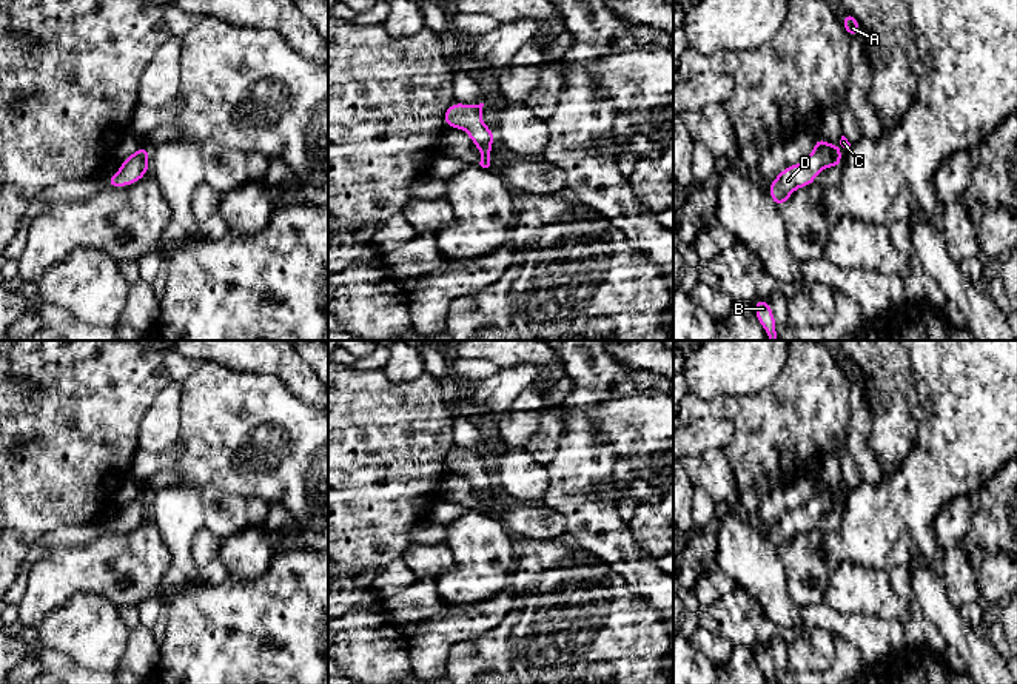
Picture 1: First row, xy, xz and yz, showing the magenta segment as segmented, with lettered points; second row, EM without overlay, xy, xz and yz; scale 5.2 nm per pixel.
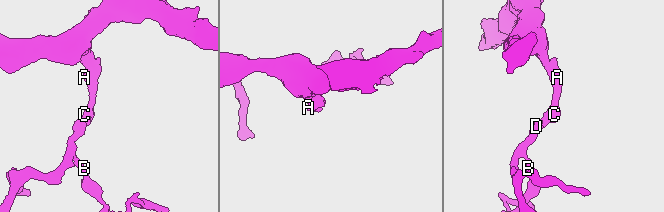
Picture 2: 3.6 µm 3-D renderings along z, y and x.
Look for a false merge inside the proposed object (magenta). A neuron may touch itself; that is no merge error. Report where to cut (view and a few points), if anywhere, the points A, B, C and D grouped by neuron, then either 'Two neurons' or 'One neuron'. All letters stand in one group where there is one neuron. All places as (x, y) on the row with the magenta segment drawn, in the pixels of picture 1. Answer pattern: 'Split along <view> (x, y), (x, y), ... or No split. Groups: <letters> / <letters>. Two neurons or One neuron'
No split. Groups: A B C D. One neuron

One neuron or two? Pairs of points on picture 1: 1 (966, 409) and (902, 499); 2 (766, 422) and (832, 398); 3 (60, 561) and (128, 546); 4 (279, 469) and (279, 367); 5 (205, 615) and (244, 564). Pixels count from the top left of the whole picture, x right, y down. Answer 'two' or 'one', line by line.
1: one
2: one
3: one
4: two
5: two

